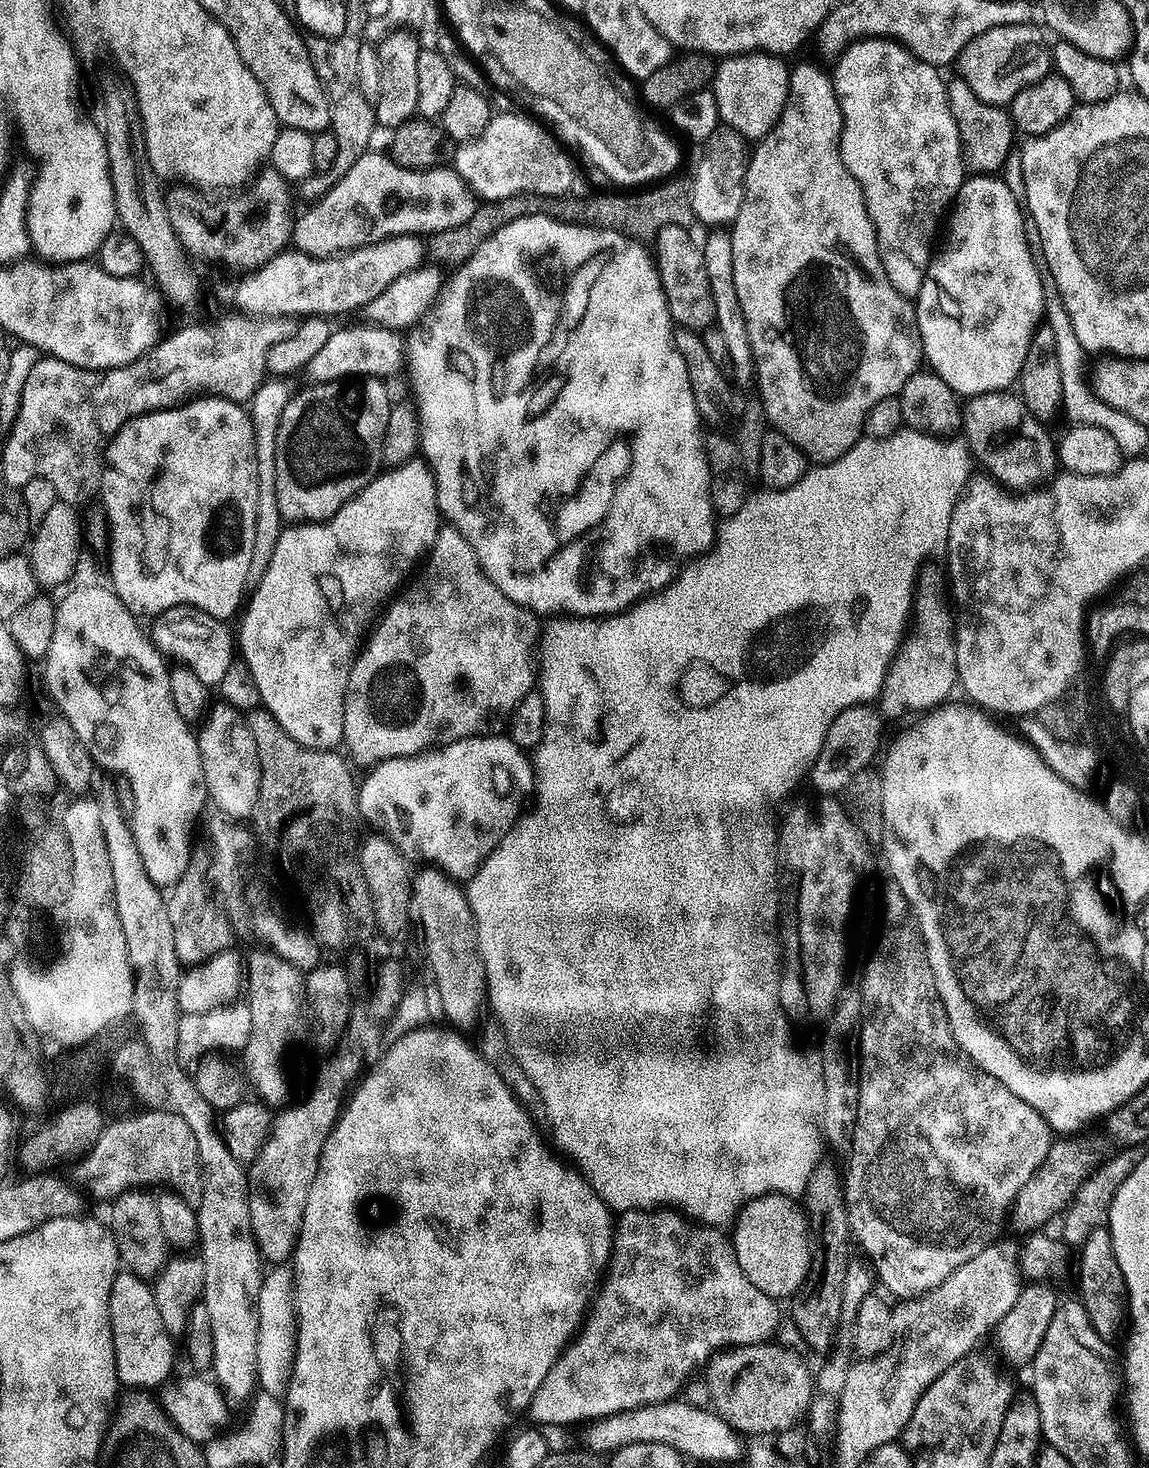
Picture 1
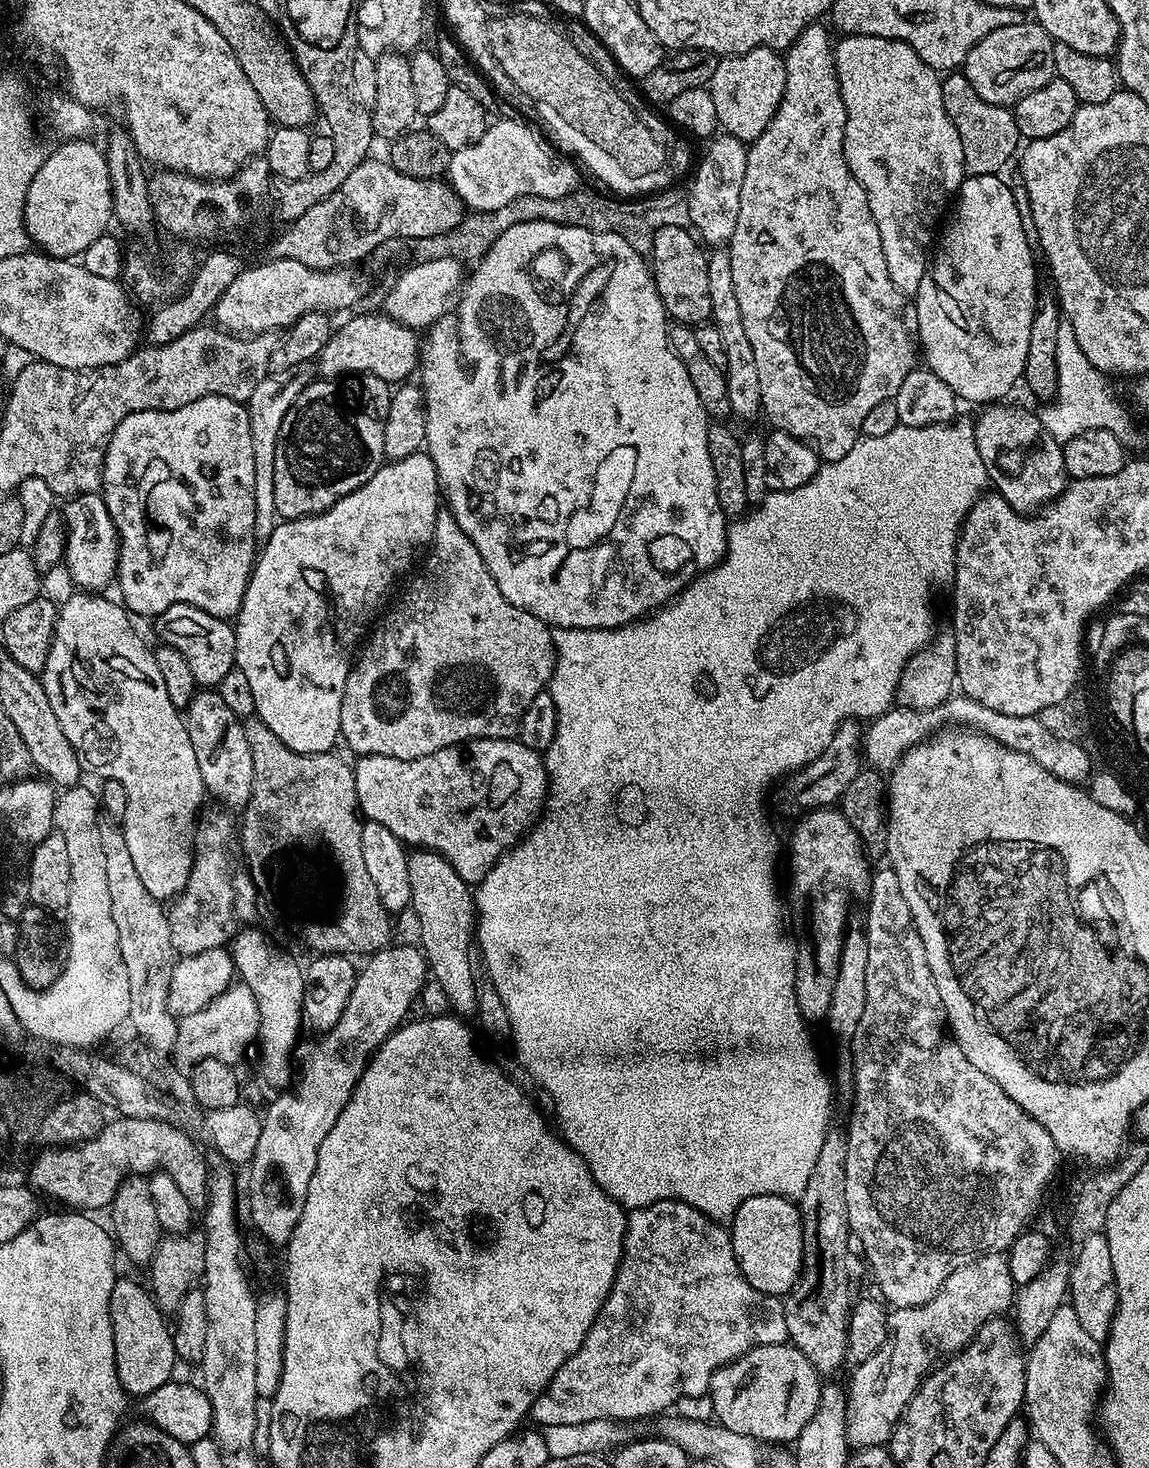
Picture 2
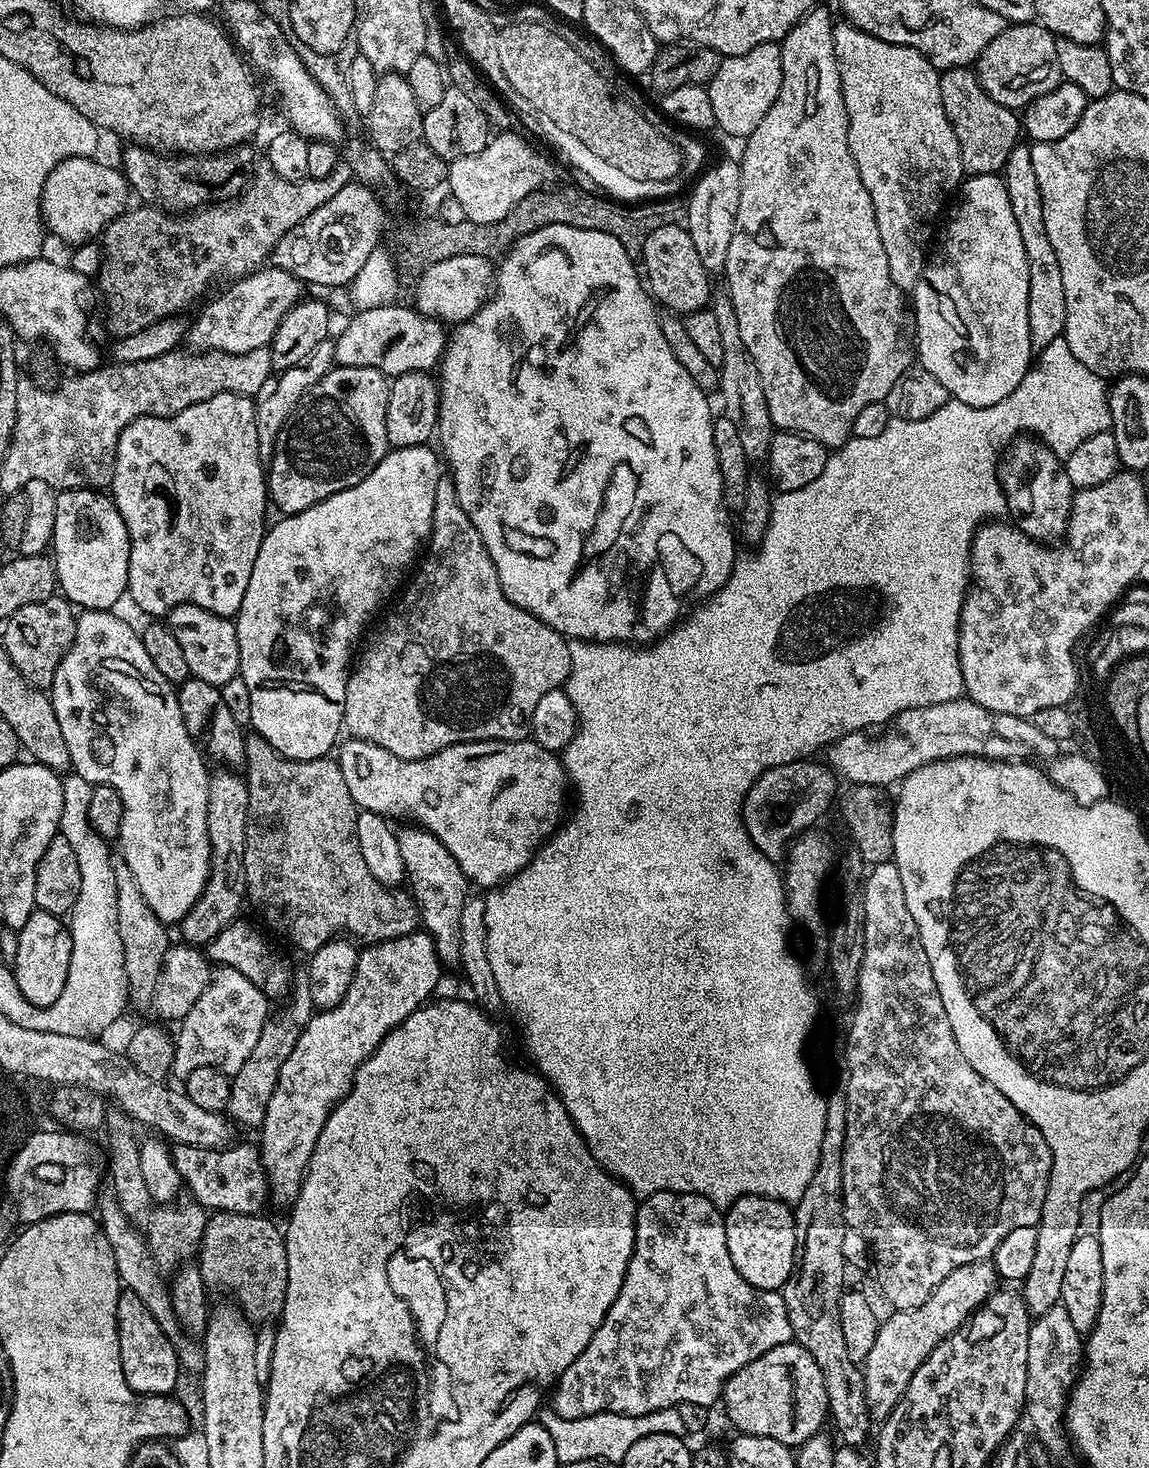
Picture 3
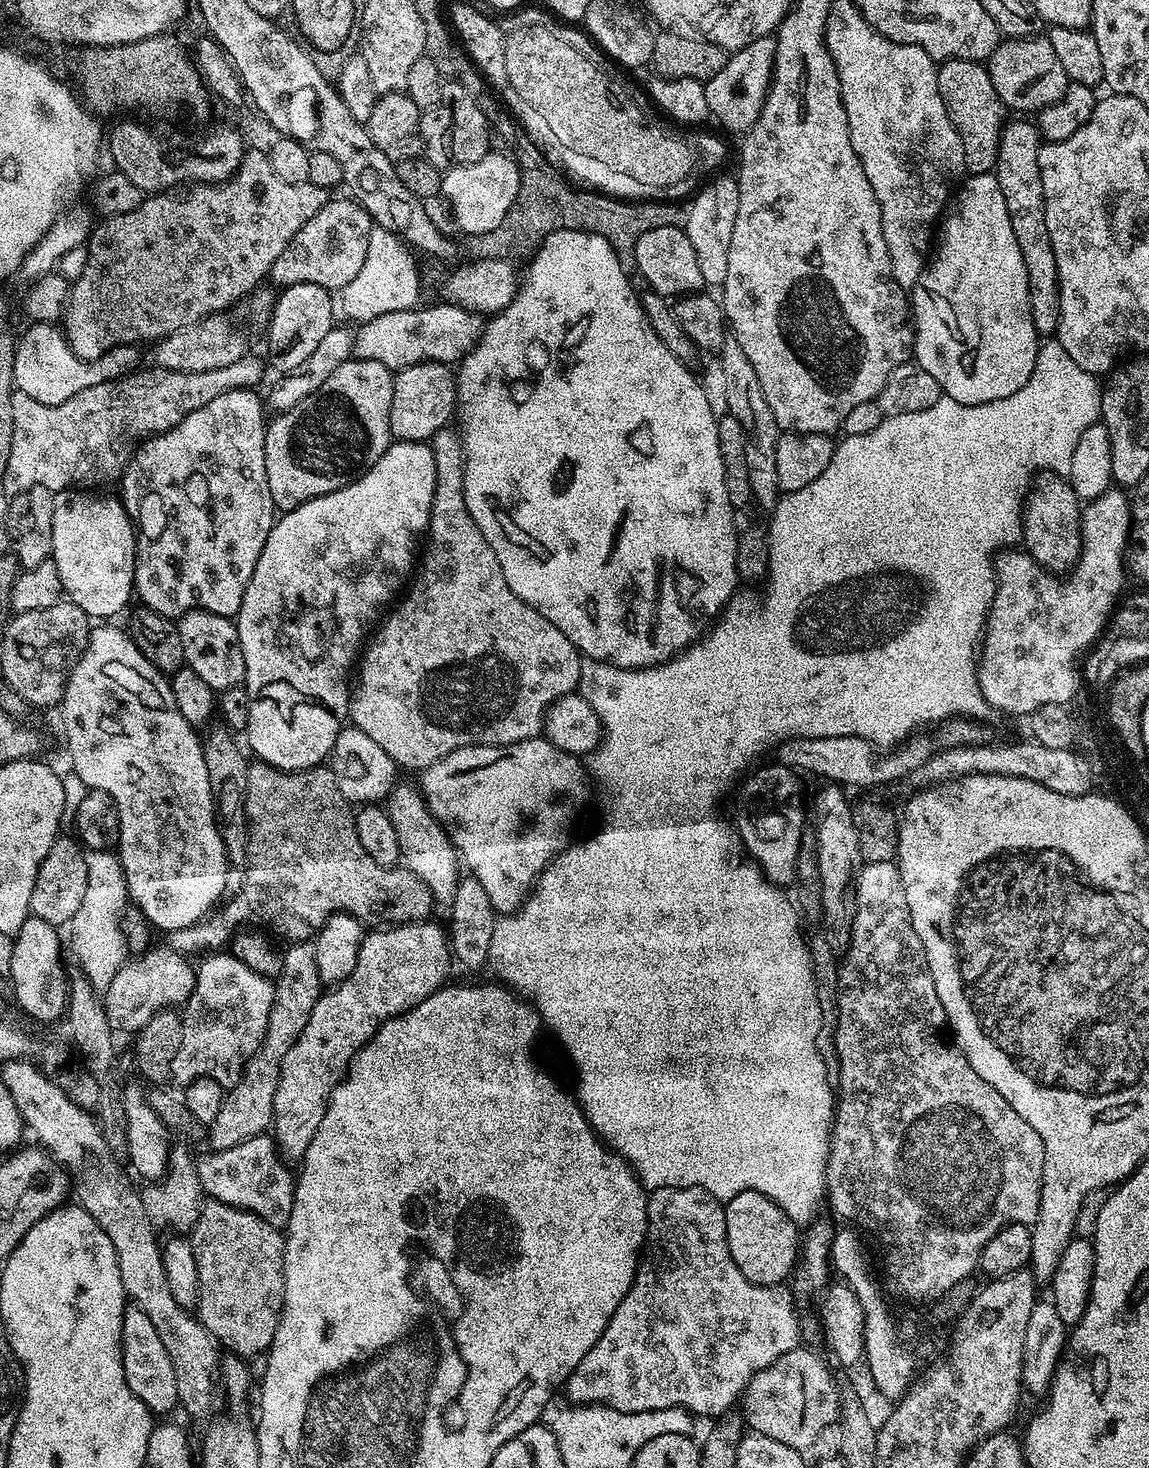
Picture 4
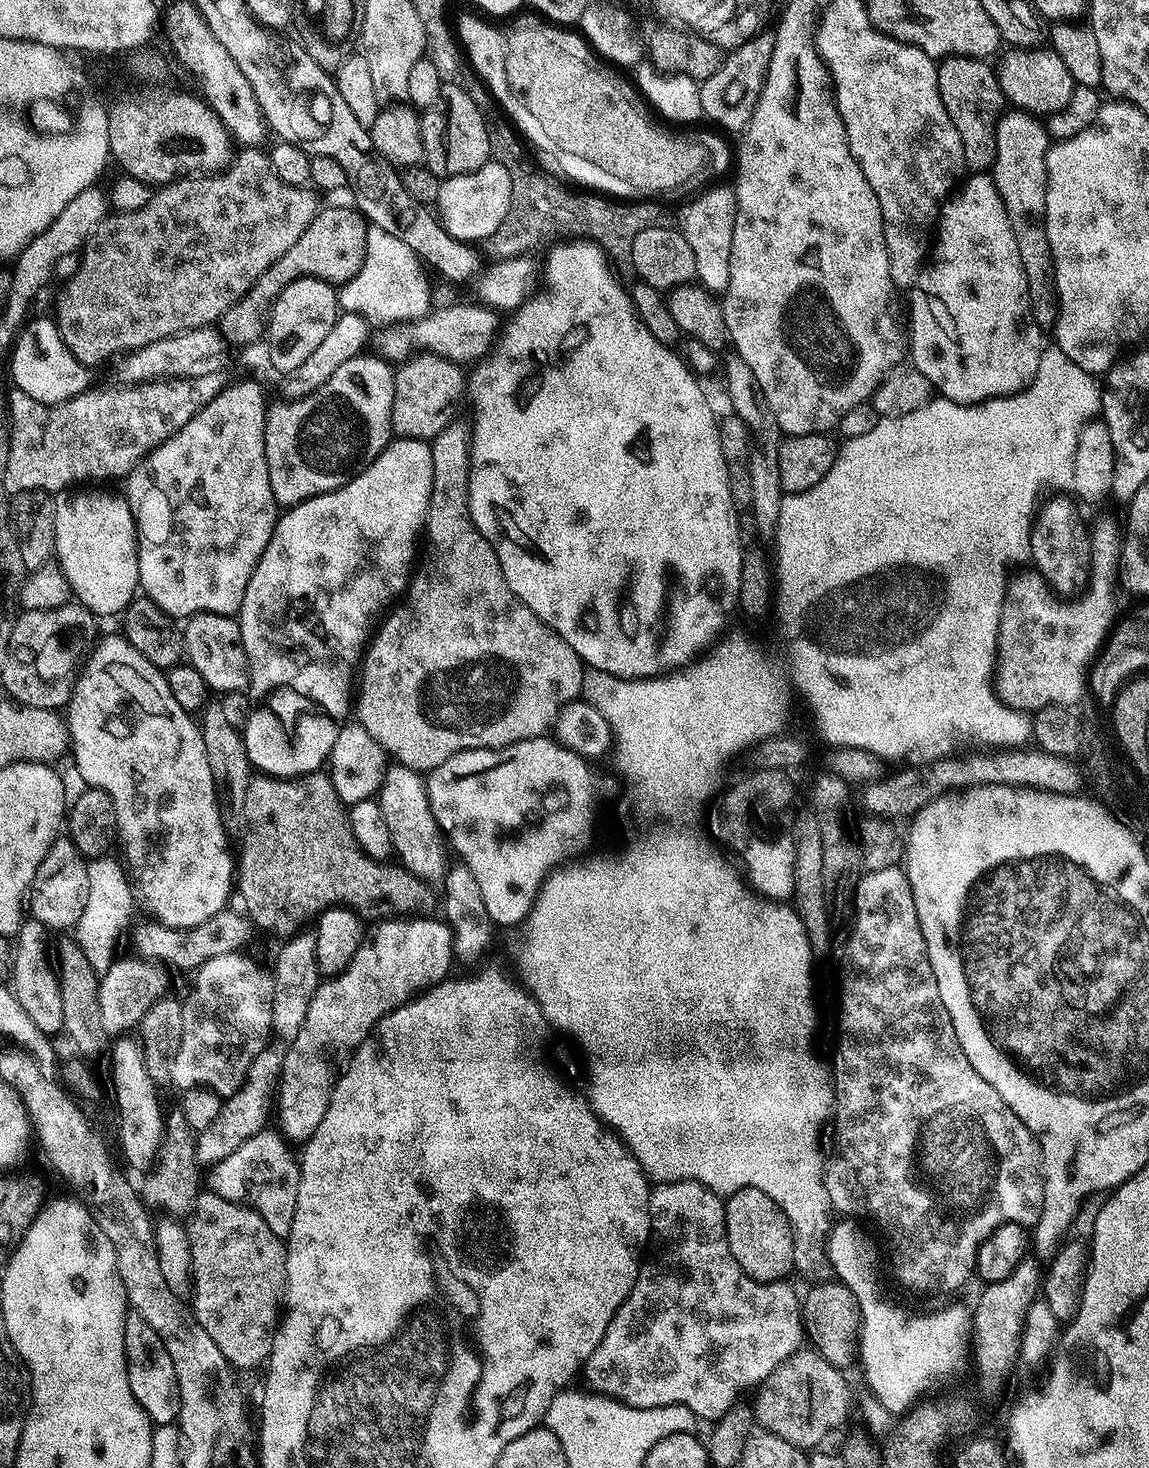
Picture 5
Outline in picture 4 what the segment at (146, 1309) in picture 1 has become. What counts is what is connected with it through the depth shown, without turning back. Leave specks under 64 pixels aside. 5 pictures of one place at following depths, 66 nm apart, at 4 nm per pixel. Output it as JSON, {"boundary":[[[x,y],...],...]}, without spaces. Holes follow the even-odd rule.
{"boundary":[[[135,1306],[125,1307],[122,1318],[122,1366],[126,1374],[126,1386],[130,1386],[133,1394],[153,1414],[168,1412],[180,1404],[174,1362],[170,1362],[170,1354],[166,1354],[166,1346],[162,1346],[162,1338],[158,1338],[158,1330],[154,1330],[150,1318],[146,1318],[146,1314],[142,1314],[142,1310]]]}

